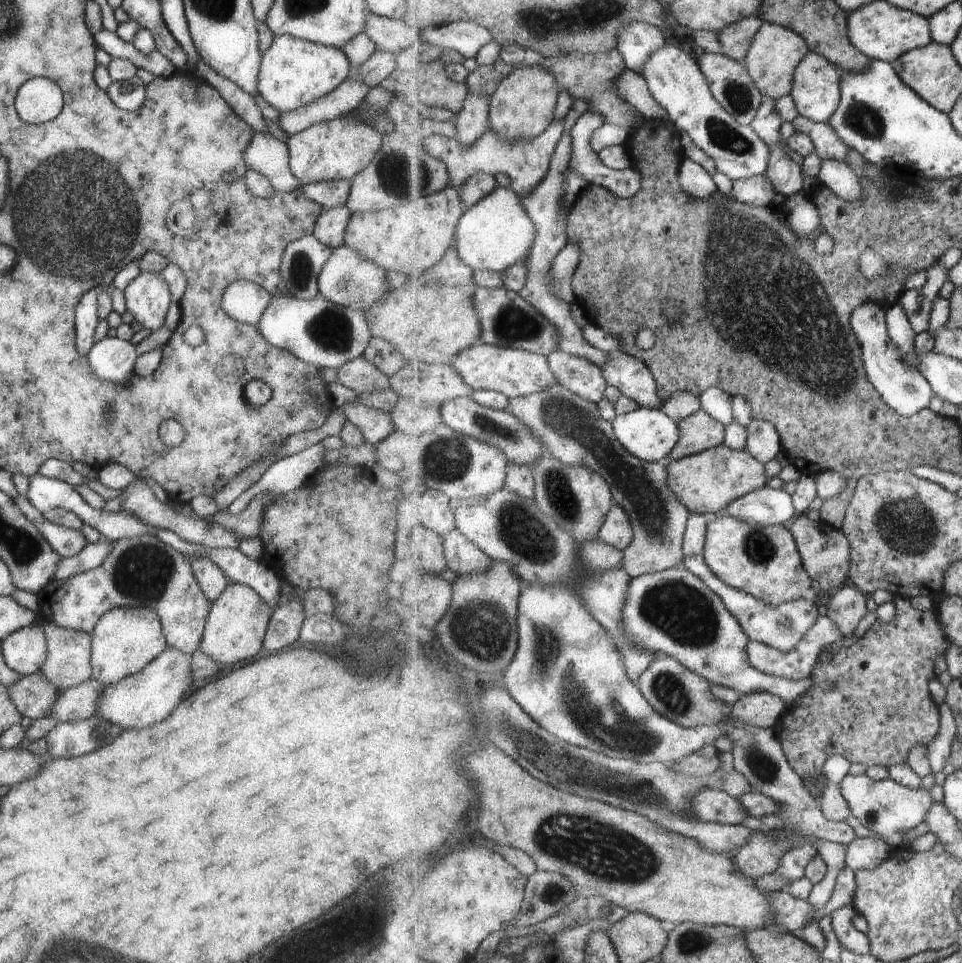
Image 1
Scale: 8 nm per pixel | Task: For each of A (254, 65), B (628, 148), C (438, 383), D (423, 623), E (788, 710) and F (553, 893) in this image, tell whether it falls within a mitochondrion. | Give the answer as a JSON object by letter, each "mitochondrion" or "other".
{"A":"other","B":"other","C":"other","D":"other","E":"other","F":"mitochondrion"}

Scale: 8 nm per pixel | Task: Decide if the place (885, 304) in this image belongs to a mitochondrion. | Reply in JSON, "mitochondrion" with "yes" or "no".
{"mitochondrion":"no"}

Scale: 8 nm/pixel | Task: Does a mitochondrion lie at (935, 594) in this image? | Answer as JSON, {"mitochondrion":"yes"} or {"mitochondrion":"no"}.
{"mitochondrion":"no"}

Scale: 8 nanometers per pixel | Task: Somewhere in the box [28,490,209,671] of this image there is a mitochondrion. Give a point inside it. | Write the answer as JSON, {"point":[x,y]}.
{"point":[144,573]}

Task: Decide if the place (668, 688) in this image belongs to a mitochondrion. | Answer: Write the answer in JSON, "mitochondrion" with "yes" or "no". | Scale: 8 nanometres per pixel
{"mitochondrion":"yes"}

